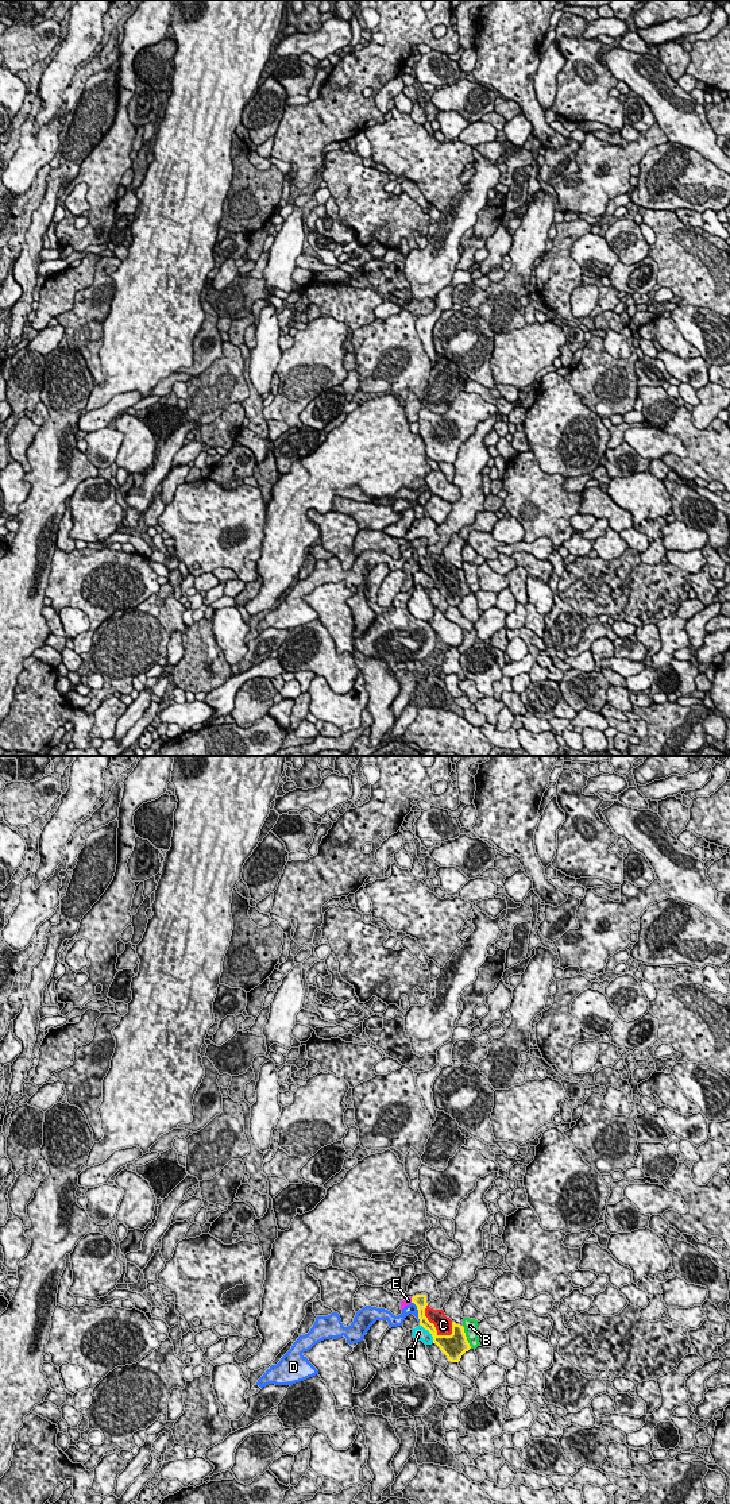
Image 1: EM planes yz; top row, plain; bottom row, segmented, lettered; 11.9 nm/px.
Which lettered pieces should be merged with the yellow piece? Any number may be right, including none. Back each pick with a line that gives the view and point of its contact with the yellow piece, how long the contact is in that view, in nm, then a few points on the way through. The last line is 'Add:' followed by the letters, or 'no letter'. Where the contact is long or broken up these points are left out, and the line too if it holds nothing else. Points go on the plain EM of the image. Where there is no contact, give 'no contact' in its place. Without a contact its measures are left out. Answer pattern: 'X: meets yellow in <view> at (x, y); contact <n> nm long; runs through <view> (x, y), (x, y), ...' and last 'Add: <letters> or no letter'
C: meets yellow in yz at (433, 569); contact 480 nm long
E: meets yellow in yz at (412, 544); contact 70 nm long; runs through yz (420, 544), (412, 544), (408, 544)
Add: C, E

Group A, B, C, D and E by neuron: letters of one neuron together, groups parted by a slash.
A / B / C E / D

